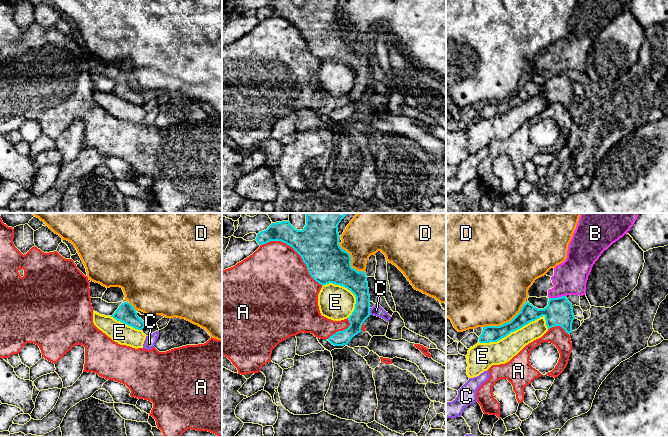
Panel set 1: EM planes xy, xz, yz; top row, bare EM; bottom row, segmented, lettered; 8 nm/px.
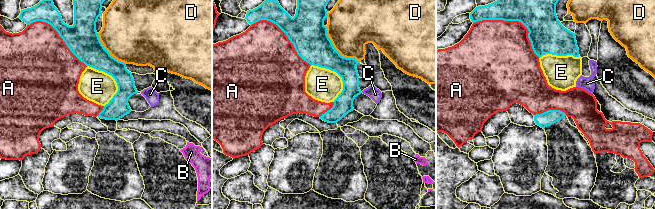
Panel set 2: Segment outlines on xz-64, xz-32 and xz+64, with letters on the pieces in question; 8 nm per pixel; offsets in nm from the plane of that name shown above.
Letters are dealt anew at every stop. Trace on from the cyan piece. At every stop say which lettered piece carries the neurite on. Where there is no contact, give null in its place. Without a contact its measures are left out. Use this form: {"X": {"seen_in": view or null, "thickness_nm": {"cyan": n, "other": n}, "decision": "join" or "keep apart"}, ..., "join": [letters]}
{"A": {"seen_in": "xz", "thickness_nm": {"cyan": 340, "other": 500}, "decision": "keep apart"}, "B": {"seen_in": "yz", "thickness_nm": {"cyan": 220, "other": 280}, "decision": "keep apart"}, "C": {"seen_in": "xz", "thickness_nm": {"cyan": 160, "other": 90}, "decision": "keep apart"}, "D": {"seen_in": "yz", "thickness_nm": {"cyan": 140, "other": 500}, "decision": "keep apart"}, "E": {"seen_in": "yz", "thickness_nm": {"cyan": 140, "other": 190}, "decision": "keep apart"}, "join": []}

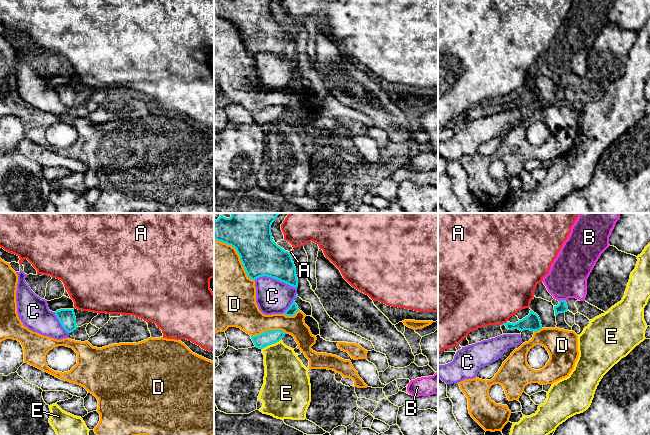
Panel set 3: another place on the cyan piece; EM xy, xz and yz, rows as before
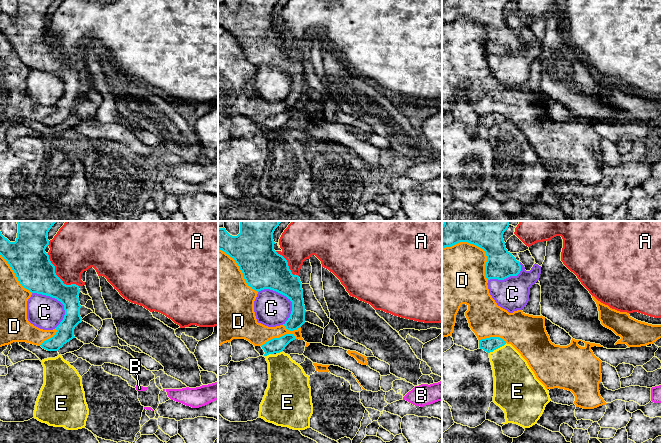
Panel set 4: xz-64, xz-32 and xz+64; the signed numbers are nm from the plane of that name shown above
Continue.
{"A": {"seen_in": "yz", "thickness_nm": {"cyan": 130, "other": 460}, "decision": "keep apart"}, "B": {"seen_in": "yz", "thickness_nm": {"cyan": 80, "other": 320}, "decision": "keep apart"}, "C": {"seen_in": "xz", "thickness_nm": {"cyan": 320, "other": 280}, "decision": "keep apart"}, "D": {"seen_in": "xz", "thickness_nm": {"cyan": 360, "other": 480}, "decision": "keep apart"}, "E": {"seen_in": "xz", "thickness_nm": {"cyan": 120, "other": 320}, "decision": "join"}, "join": ["E"]}

